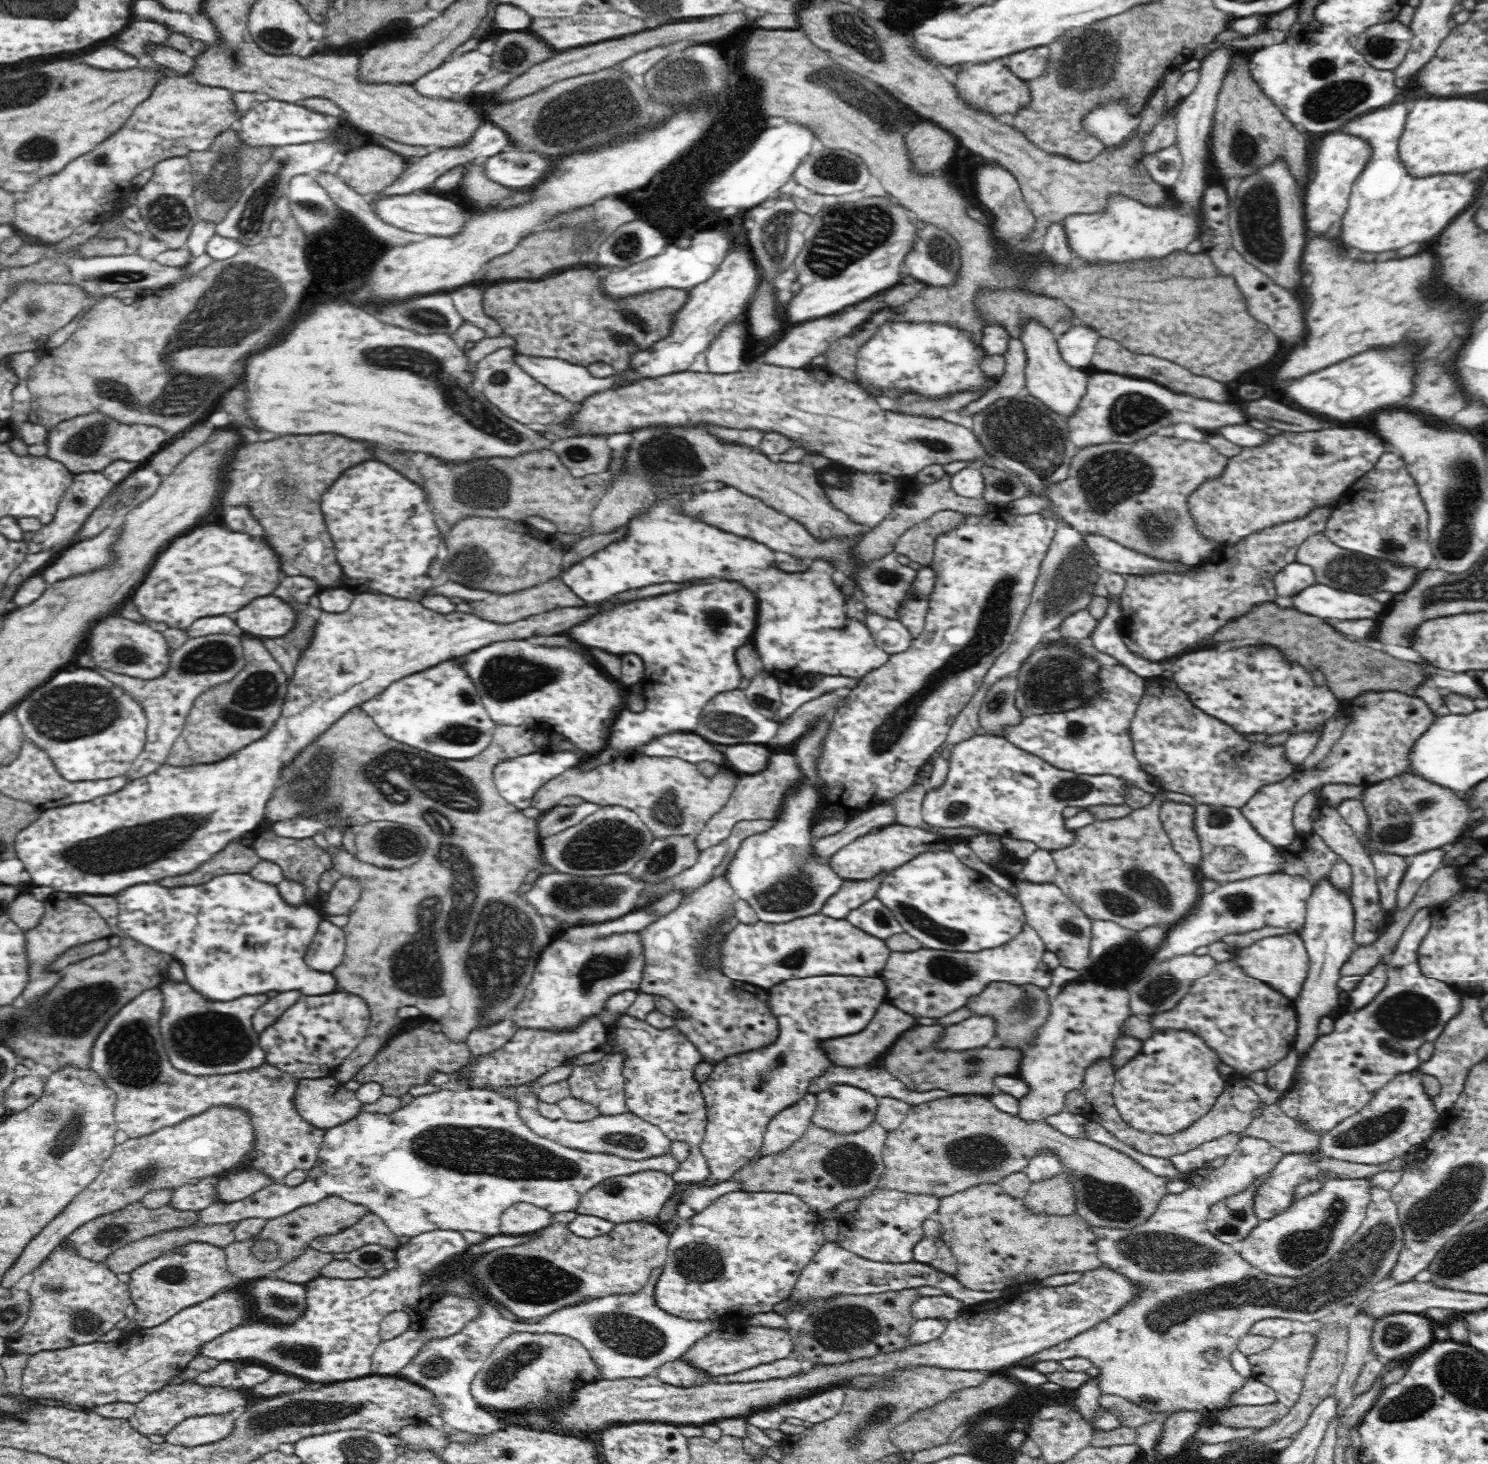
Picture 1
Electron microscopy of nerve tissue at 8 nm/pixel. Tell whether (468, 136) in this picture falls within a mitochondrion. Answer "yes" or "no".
no

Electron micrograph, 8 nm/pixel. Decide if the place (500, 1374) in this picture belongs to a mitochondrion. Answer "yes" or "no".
yes

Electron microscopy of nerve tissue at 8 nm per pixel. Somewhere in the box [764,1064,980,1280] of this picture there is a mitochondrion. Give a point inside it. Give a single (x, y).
(851, 1165)

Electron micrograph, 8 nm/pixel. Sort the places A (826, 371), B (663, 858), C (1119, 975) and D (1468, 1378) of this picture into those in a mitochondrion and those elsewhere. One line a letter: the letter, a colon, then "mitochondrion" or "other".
A: other
B: mitochondrion
C: mitochondrion
D: mitochondrion

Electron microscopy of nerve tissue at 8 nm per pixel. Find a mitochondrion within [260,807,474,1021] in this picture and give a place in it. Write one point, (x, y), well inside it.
(394, 842)

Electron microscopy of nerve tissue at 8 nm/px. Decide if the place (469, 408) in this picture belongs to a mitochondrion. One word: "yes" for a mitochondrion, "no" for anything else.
yes

